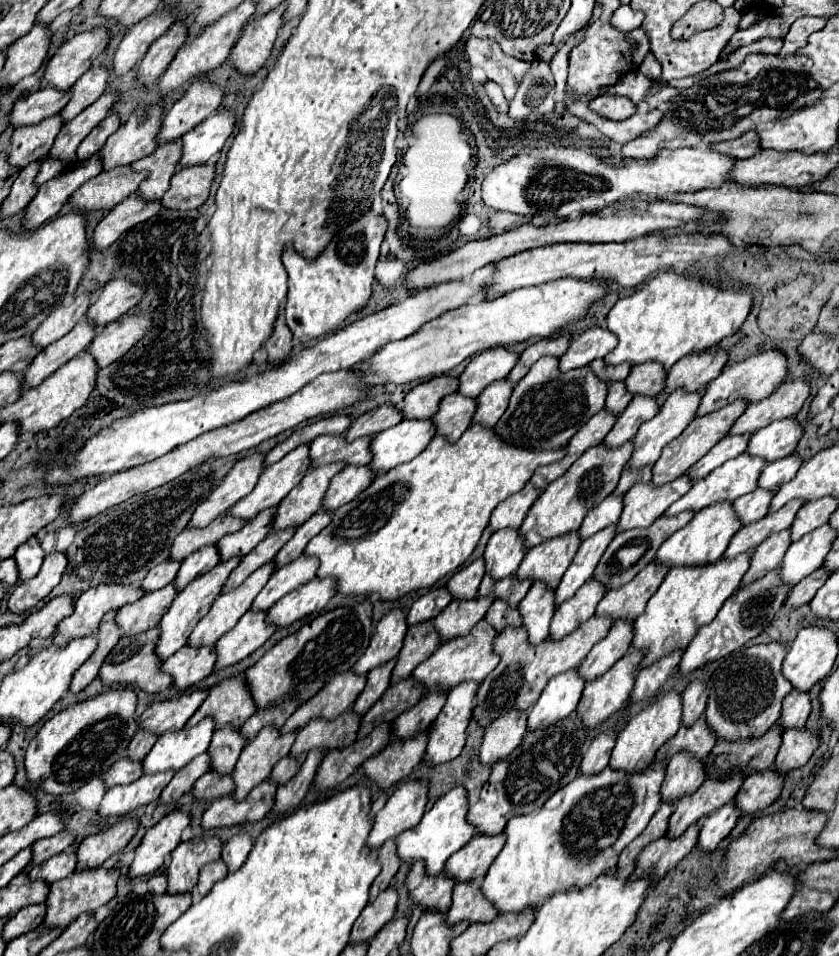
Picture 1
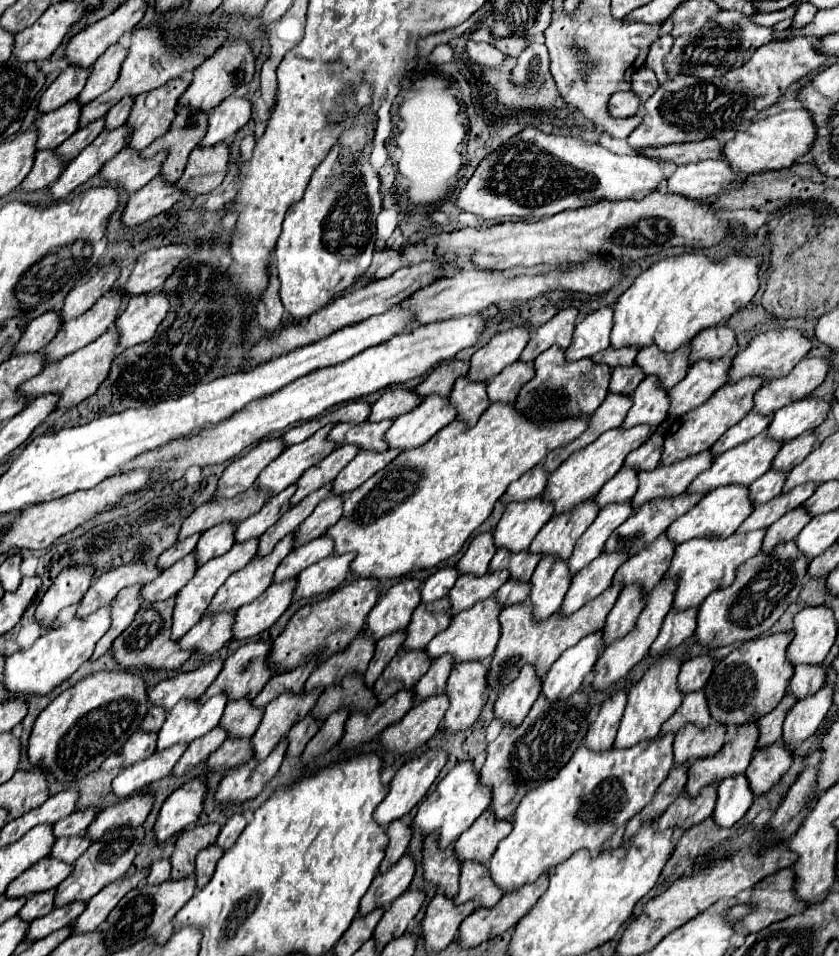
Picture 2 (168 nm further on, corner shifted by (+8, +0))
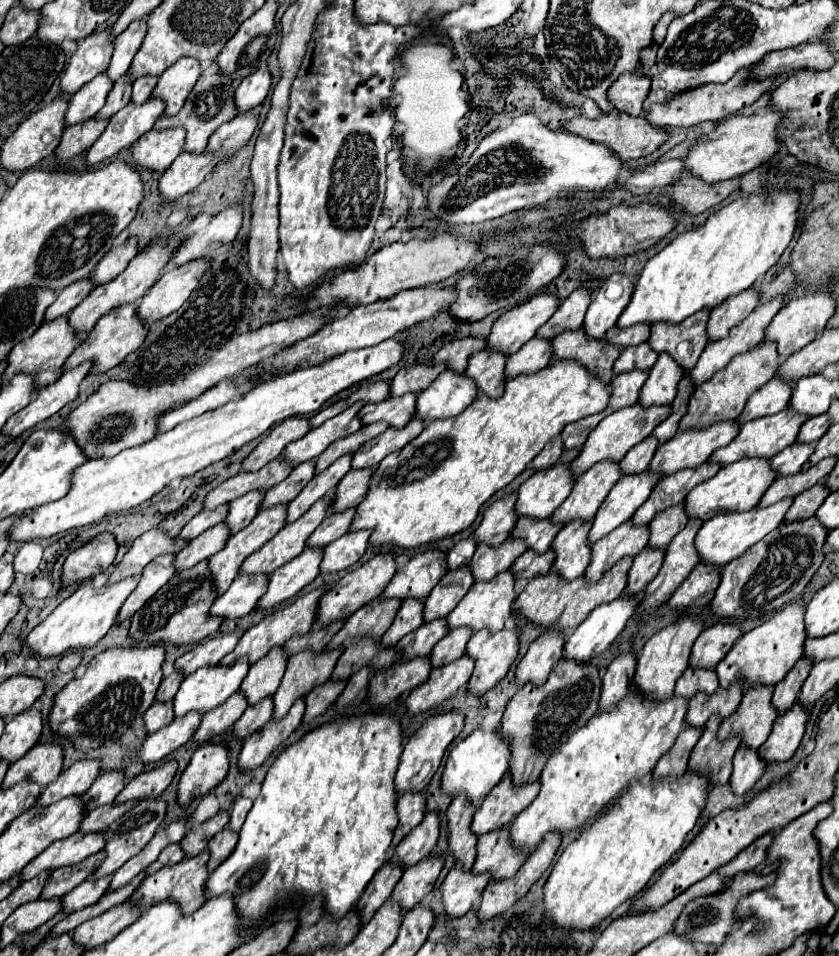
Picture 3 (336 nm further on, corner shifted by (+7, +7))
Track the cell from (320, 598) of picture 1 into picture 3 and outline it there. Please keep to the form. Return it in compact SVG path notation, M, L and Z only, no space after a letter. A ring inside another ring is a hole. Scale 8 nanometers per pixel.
M357 531L357 533L345 533L341 539L329 543L323 549L323 561L321 561L321 573L335 573L345 571L351 565L355 565L363 553L367 551L371 531Z

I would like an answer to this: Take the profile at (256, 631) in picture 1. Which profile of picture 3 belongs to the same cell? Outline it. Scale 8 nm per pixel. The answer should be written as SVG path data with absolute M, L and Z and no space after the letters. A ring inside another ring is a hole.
M307 549L299 557L279 567L267 583L265 595L257 601L255 609L273 609L275 605L295 597L305 585L319 575L321 549Z

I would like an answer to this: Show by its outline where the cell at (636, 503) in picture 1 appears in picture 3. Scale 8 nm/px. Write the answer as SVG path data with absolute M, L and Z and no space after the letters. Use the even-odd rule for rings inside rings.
M721 421L721 423L715 423L715 425L701 429L701 431L677 433L673 439L669 439L667 443L657 447L657 453L653 455L653 459L649 463L649 471L659 475L659 477L667 477L667 475L673 475L673 473L683 471L683 469L695 469L701 463L705 463L713 451L729 445L737 433L739 433L739 427L735 421Z

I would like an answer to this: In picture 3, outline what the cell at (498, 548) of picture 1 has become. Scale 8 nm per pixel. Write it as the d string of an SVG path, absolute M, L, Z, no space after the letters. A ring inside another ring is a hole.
M565 463L531 475L517 491L515 515L529 519L551 517L559 503L571 493L573 483L569 465Z

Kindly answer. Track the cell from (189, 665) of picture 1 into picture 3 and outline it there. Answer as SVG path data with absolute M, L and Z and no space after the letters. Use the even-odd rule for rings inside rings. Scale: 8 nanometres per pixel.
M243 575L237 577L231 587L215 599L209 609L209 617L221 619L241 619L249 615L257 599L265 593L265 583L269 575Z

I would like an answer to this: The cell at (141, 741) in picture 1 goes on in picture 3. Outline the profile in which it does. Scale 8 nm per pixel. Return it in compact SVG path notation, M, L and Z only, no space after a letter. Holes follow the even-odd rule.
M171 673L169 677L165 677L159 685L155 703L169 703L173 699L173 695L177 693L177 687L181 681L183 681L183 675L177 675L177 673Z

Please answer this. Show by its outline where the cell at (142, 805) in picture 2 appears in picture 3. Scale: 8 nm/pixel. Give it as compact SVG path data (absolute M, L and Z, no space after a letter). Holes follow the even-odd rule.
M169 761L169 763L163 763L151 771L145 771L137 777L133 777L125 789L117 795L117 799L113 803L117 805L123 805L123 803L129 803L129 801L147 801L147 799L157 799L165 789L167 785L171 783L173 775L177 771L177 763L175 761Z

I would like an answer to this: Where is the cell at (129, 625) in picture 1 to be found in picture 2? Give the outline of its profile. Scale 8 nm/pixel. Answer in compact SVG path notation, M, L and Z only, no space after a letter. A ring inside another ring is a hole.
M190 552L188 556L184 556L180 562L176 562L174 566L170 566L168 570L164 570L154 582L146 584L144 590L144 600L146 602L156 602L156 600L166 600L172 594L180 592L192 578L192 574L196 572L196 552Z

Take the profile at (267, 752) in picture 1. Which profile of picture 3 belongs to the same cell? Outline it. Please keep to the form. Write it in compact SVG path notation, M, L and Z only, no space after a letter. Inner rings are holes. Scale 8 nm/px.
M343 647L337 651L323 651L319 655L313 655L309 651L301 651L293 655L287 661L287 671L283 675L283 681L273 695L273 719L283 719L291 705L311 693L315 687L329 681L331 671L341 655Z

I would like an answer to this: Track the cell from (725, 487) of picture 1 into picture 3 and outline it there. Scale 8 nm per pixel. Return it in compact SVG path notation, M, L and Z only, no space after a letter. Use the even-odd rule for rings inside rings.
M789 407L783 409L783 411L779 411L779 413L773 415L773 417L753 419L753 423L741 425L739 435L737 435L727 447L717 449L717 451L709 457L709 463L719 463L721 467L725 467L725 465L735 463L735 461L745 459L745 457L765 457L765 459L771 459L773 455L781 453L785 447L789 447L789 445L795 443L797 431L799 431L799 427L801 427L803 421L807 421L807 417L793 413Z

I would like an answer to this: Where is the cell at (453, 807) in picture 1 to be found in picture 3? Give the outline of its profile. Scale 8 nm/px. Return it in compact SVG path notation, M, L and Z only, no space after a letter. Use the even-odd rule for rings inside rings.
M477 729L467 739L459 741L453 747L441 777L441 791L451 797L465 795L467 803L479 805L489 795L489 791L507 775L509 769L507 759L509 759L509 745L505 739L501 739L499 731L485 733L483 729Z

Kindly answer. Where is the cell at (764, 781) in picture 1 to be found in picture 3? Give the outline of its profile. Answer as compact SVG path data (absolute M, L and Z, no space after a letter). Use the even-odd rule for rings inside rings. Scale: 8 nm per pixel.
M795 703L785 715L775 719L769 739L757 751L759 757L765 763L779 763L791 759L803 739L805 721L807 721L805 709Z

